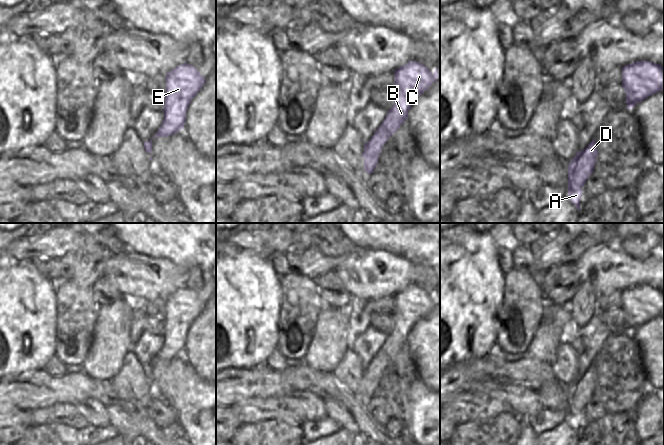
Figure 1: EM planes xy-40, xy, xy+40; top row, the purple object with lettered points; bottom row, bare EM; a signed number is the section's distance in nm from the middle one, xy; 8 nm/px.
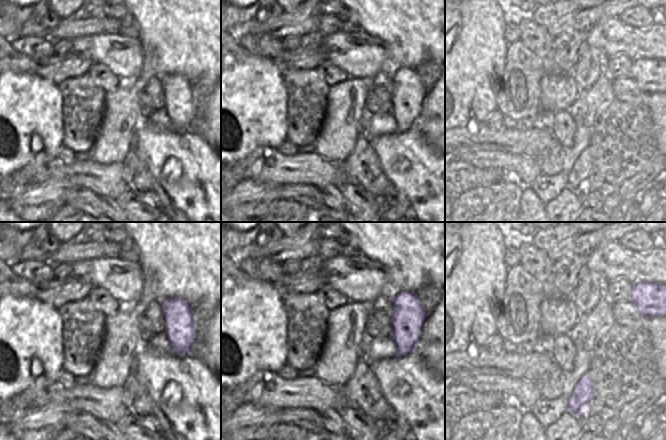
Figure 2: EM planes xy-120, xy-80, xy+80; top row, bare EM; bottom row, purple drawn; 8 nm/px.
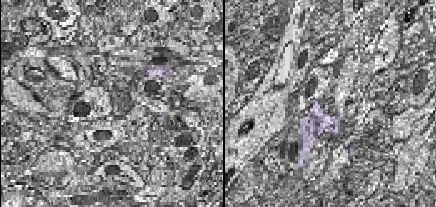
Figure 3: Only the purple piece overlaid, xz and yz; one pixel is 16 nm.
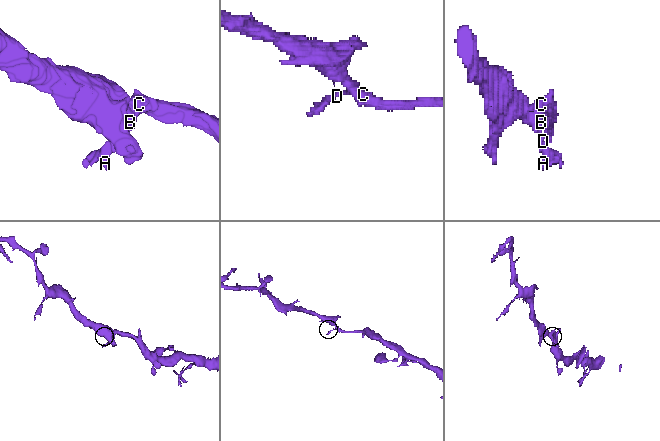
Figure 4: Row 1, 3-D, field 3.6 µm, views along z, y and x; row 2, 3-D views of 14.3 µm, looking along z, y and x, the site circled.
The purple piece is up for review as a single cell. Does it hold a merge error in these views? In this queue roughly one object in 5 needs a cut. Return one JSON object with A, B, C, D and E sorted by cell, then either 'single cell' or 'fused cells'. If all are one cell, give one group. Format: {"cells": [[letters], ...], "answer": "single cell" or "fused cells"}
{"cells": [["A", "B", "C", "D", "E"]], "answer": "single cell"}

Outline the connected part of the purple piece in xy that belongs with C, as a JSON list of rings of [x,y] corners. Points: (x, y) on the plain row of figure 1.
[[[409,285],[394,295],[394,328],[382,348],[378,351],[372,362],[364,369],[364,394],[371,399],[378,389],[380,376],[388,364],[398,352],[408,343],[408,335],[412,328],[439,302],[438,292],[432,298],[430,294],[417,285]]]

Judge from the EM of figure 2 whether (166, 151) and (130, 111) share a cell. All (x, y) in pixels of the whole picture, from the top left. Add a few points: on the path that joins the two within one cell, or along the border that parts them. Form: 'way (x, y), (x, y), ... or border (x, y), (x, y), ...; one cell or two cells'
border (140, 121), (133, 138); two cells

